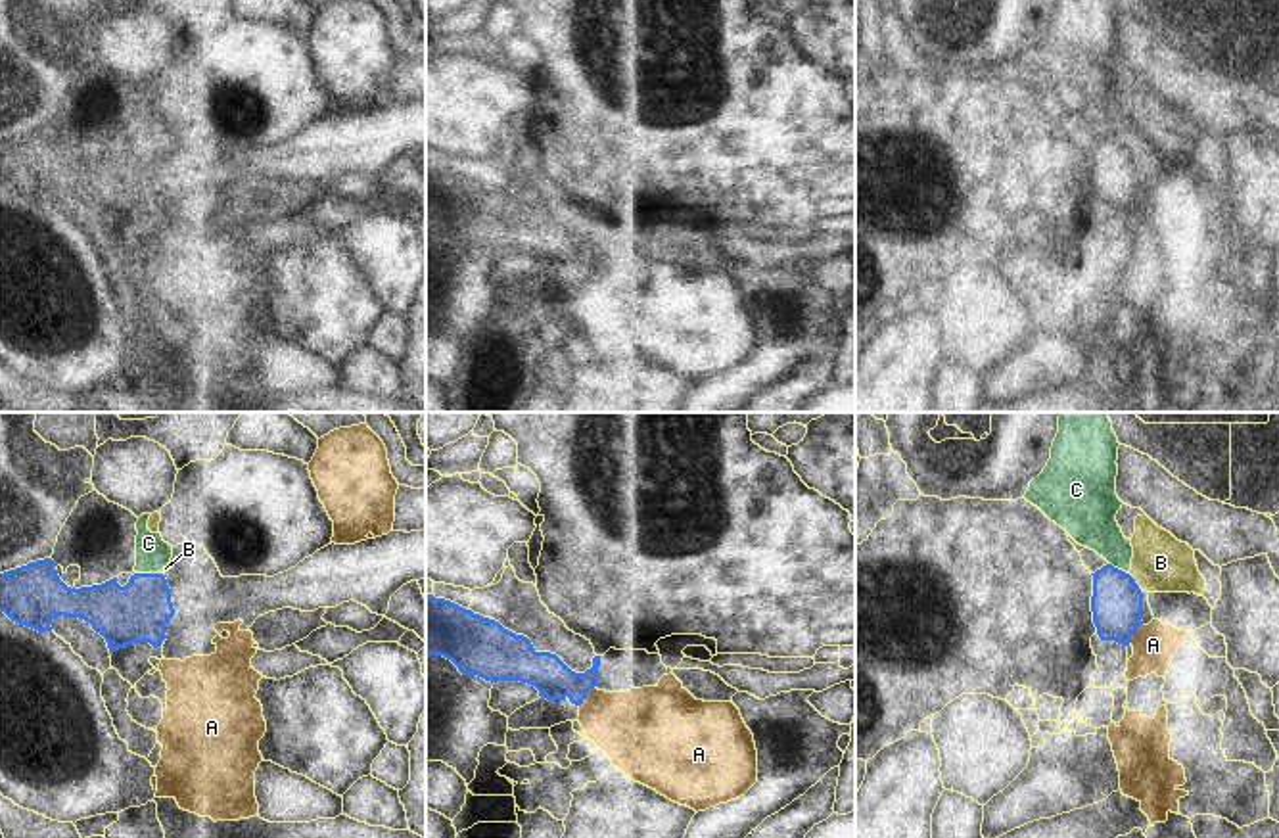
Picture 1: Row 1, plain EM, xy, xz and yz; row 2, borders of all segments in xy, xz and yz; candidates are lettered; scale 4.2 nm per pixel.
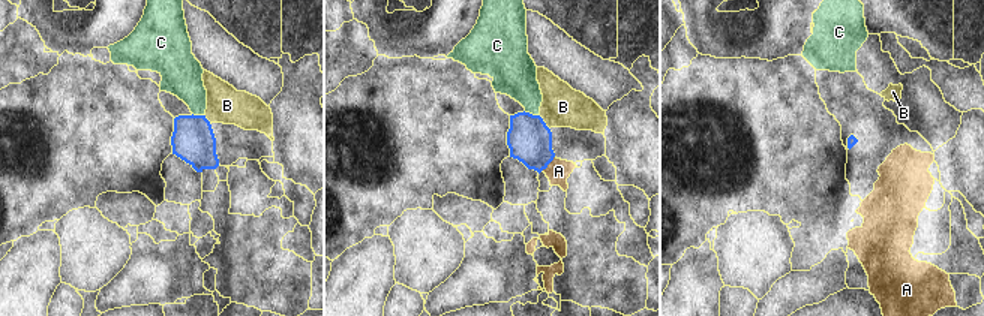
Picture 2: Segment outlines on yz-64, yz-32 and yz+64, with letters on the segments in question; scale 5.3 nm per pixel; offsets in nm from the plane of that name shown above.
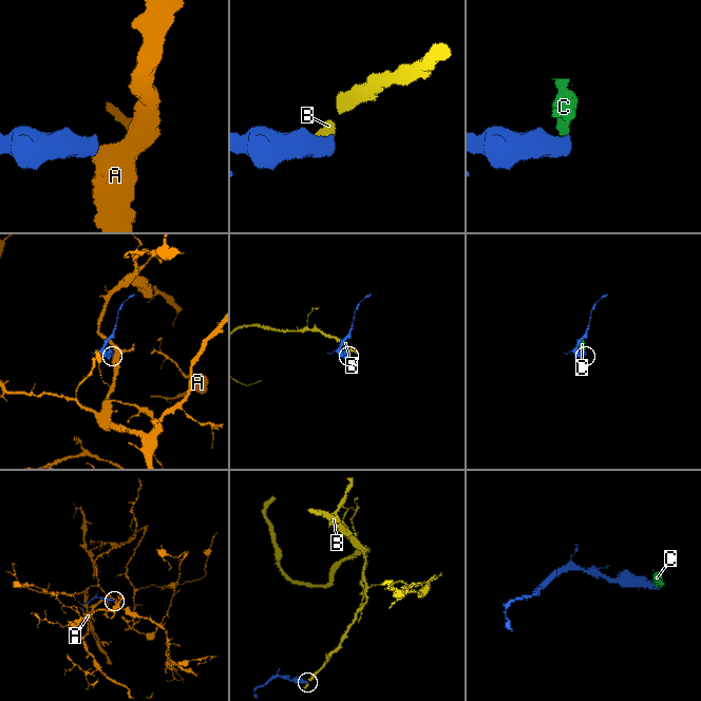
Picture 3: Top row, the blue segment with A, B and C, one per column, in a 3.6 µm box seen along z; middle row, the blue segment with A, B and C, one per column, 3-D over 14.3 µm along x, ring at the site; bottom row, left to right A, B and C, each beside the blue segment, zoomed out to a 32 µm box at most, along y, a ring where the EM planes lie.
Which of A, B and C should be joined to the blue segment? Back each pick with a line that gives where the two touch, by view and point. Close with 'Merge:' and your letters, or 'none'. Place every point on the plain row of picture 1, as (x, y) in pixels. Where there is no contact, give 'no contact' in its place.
Merge: none

